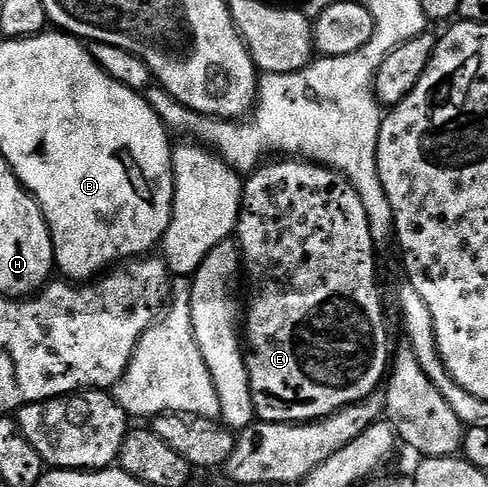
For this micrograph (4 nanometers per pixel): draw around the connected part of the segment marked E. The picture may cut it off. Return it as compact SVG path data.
M272 158L261 163L255 172L244 180L244 197L240 207L240 221L236 224L235 243L240 250L243 283L248 283L246 300L246 323L242 328L244 361L250 378L250 394L254 398L254 410L260 420L279 424L306 424L332 416L346 406L356 404L373 395L385 383L390 367L390 344L388 328L384 325L384 306L380 302L380 288L376 285L377 245L370 234L370 222L358 190L341 172L315 164L303 158Z

